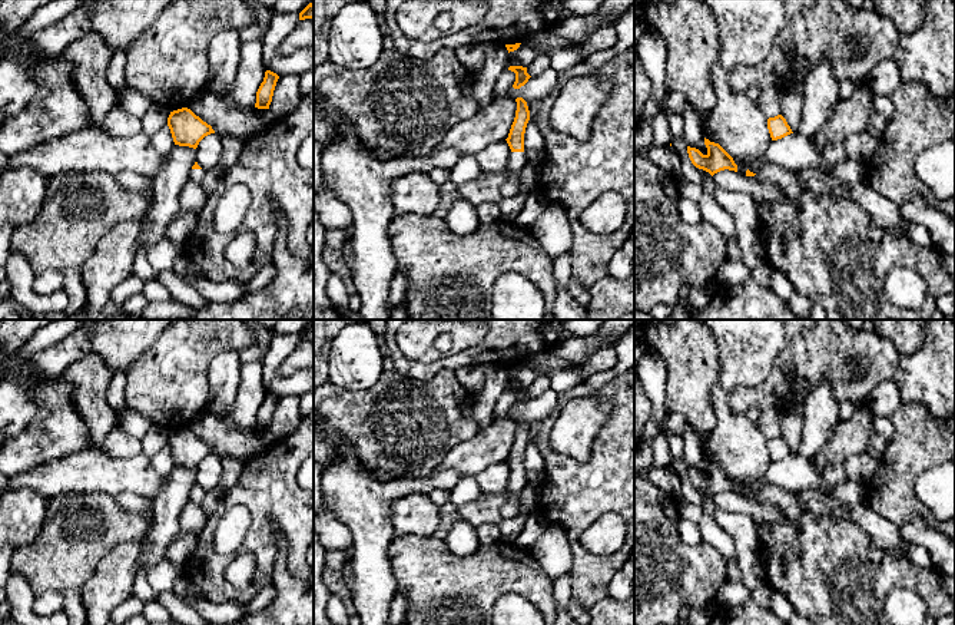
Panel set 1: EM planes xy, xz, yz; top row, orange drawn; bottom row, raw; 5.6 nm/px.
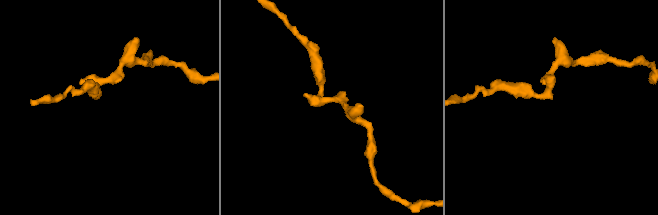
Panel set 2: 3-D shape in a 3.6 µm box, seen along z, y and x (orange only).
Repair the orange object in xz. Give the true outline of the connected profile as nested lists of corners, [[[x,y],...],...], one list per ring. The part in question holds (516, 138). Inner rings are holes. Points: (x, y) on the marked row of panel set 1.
[[[517,97],[515,102],[517,102],[515,118],[511,125],[508,138],[505,139],[511,149],[511,156],[507,165],[507,173],[511,173],[514,176],[527,163],[524,155],[524,133],[527,123],[530,120],[530,110],[527,102],[523,97]]]

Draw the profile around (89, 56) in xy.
[[[90,30],[72,42],[57,57],[72,65],[72,80],[94,125],[102,125],[119,96],[107,82],[113,52],[97,32]]]

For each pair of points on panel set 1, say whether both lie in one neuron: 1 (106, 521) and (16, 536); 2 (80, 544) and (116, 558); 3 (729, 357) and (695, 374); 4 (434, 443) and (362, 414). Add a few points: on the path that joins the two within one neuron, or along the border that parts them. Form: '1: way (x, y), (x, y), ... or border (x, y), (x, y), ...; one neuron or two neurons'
1: border (47, 499), (39, 535), (30, 544), (15, 549); two neurons
2: border (136, 541), (118, 542), (99, 561), (86, 582); two neurons
3: border (712, 334), (716, 343), (719, 377), (710, 394); two neurons
4: way (417, 427), (401, 427), (380, 422); one neuron

